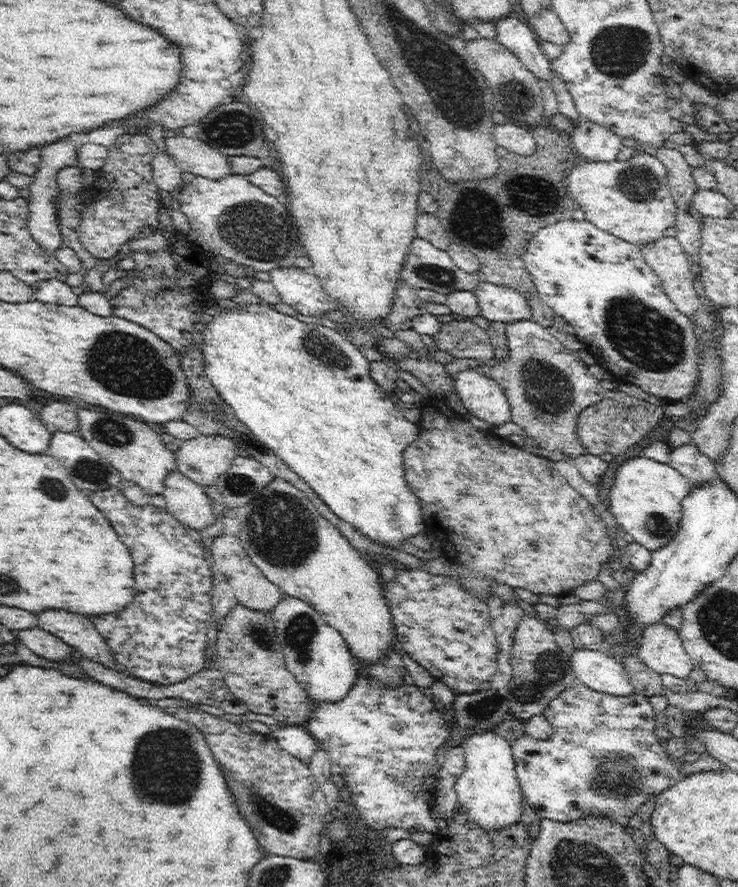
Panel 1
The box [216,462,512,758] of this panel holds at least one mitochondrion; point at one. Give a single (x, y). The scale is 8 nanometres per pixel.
(280, 531)

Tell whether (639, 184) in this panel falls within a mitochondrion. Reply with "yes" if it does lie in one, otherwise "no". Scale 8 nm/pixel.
yes

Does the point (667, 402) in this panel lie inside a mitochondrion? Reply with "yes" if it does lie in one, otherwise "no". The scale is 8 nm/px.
no

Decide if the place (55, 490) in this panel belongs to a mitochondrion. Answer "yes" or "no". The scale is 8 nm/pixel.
yes

